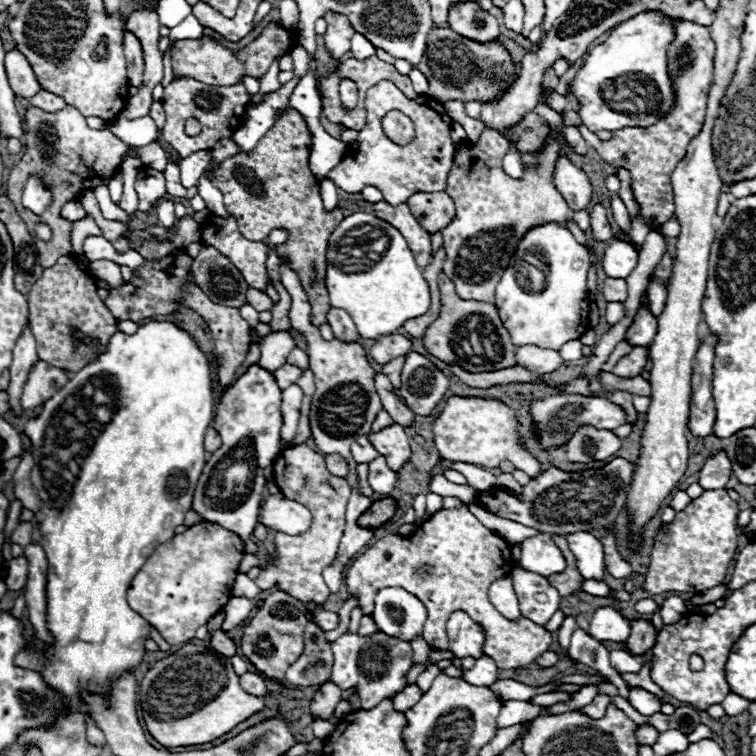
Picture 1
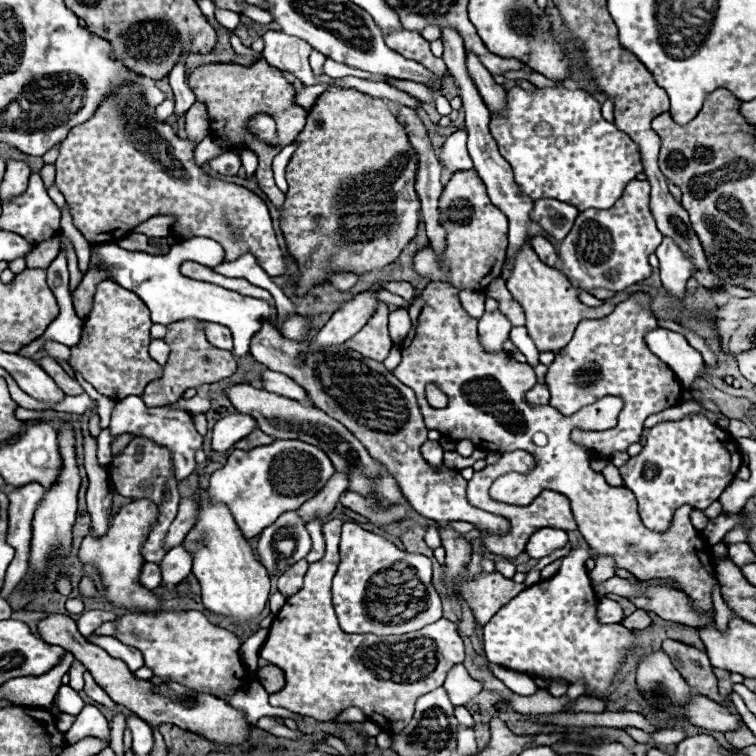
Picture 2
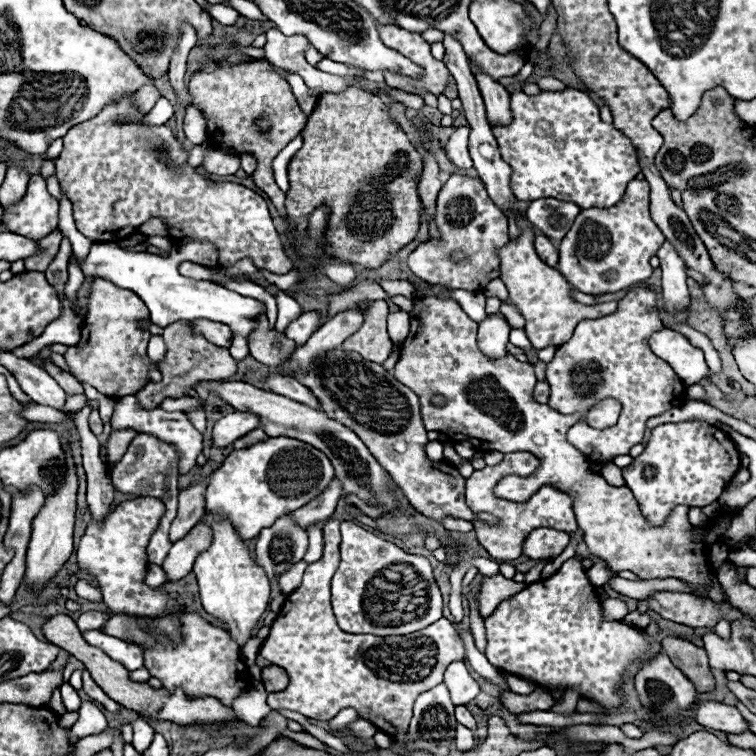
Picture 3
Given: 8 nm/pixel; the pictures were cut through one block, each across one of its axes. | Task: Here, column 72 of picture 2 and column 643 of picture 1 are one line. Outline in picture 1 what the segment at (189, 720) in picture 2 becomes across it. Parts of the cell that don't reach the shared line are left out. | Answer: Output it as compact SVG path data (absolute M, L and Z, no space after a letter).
M630 620L630 624L632 624L632 632L626 646L634 656L642 656L654 646L656 630L648 620Z

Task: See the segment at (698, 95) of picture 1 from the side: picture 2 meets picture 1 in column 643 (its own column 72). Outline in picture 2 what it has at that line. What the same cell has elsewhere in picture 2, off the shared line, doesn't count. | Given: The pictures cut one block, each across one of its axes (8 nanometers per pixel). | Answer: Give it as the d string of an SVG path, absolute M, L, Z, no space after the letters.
M114 96L114 98L106 98L106 100L102 102L102 106L96 110L96 114L94 114L90 120L86 120L84 124L74 126L74 128L68 132L68 136L64 138L64 142L62 142L62 146L60 146L58 160L56 160L56 164L54 164L54 166L56 166L56 186L60 188L60 192L64 194L66 202L70 204L70 212L72 212L72 218L74 218L74 226L84 234L84 238L86 238L88 242L96 242L96 240L98 240L98 242L118 242L118 240L122 240L124 236L128 236L130 230L132 230L134 226L146 222L146 220L152 218L152 216L174 216L176 220L174 220L174 224L172 224L172 236L174 236L176 240L190 240L190 238L196 238L196 236L212 238L212 240L216 240L218 244L222 244L222 248L224 248L224 262L238 260L240 256L244 256L244 254L250 252L250 254L256 256L256 262L258 262L266 272L270 272L270 274L274 274L274 272L286 272L286 270L288 270L288 262L286 262L286 258L284 258L284 254L282 254L282 250L280 250L280 246L278 246L278 238L276 238L276 234L274 234L272 218L270 218L270 214L268 214L266 202L264 202L260 196L256 196L254 192L246 190L244 186L238 186L238 184L232 184L232 182L222 182L222 180L210 178L200 166L196 166L196 164L192 162L192 154L194 154L196 144L190 142L190 140L180 140L180 138L172 132L172 128L170 128L166 122L152 122L152 120L150 120L152 114L154 114L154 108L148 110L148 108L144 106L144 102L140 100L140 96Z

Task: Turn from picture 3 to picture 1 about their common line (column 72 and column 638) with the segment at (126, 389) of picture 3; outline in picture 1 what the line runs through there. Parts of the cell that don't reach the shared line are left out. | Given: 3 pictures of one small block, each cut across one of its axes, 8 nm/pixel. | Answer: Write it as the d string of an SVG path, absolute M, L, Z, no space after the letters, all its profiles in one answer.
M634 346L630 354L626 354L612 370L612 374L620 376L620 378L630 378L630 376L638 376L644 366L648 362L648 346Z

